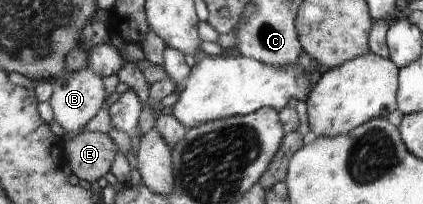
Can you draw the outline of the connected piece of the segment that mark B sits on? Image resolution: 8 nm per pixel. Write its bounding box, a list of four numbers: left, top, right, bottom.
[49,67,106,135]

